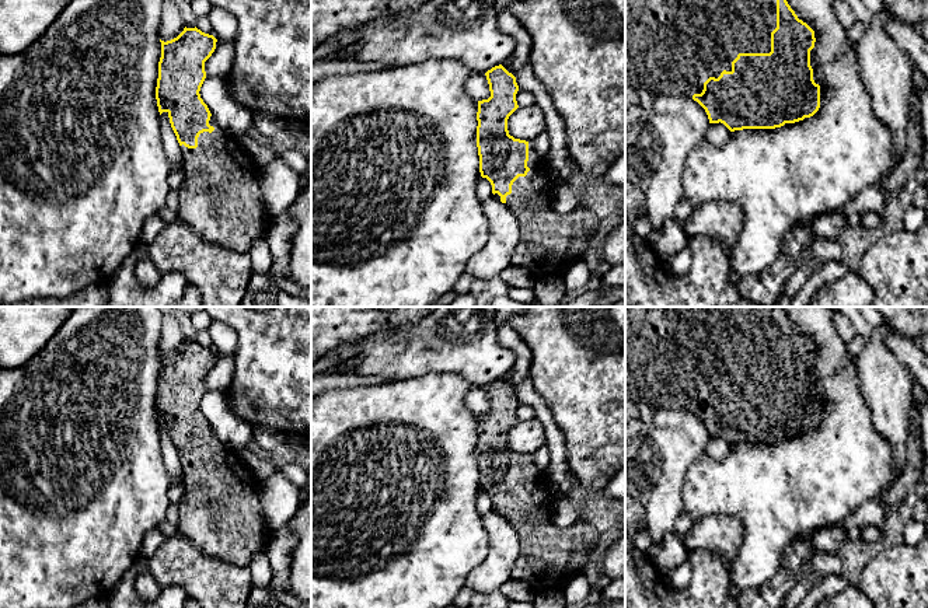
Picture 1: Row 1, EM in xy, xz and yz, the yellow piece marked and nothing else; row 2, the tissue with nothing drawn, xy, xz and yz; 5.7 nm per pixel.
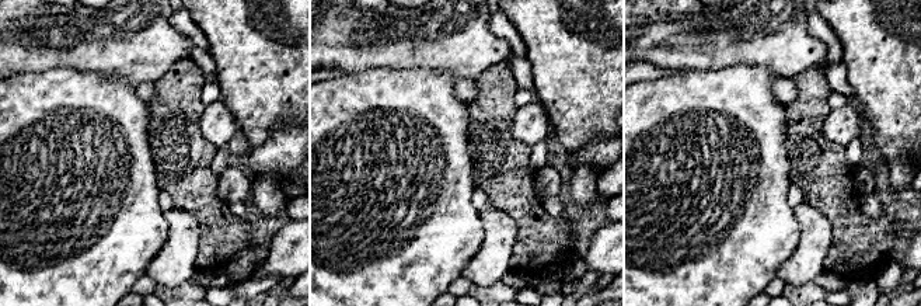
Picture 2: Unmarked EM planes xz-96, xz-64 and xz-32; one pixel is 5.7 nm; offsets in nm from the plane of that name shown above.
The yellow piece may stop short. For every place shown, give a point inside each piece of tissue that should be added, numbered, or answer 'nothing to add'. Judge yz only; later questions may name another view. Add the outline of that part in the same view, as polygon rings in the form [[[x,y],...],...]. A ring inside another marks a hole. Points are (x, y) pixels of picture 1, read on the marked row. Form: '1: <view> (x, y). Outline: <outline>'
1: yz (672, 46). Outline: [[[625,0],[625,81],[634,88],[645,88],[652,95],[701,94],[709,77],[718,78],[723,70],[732,71],[732,62],[739,53],[770,53],[771,32],[777,28],[777,0]]]

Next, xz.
1: xz (550, 243). Outline: [[[528,141],[527,167],[530,171],[513,182],[512,193],[506,196],[505,203],[517,217],[520,231],[512,265],[527,268],[535,279],[564,276],[572,263],[583,259],[589,240],[599,230],[597,217],[590,210],[559,214],[551,207],[550,196],[554,186],[547,177],[548,164],[535,153],[534,141]]]

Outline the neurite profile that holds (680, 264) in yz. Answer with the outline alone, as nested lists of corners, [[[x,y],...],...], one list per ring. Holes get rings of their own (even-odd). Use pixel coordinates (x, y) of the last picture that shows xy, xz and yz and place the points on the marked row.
[[[685,247],[674,256],[663,258],[663,265],[673,275],[685,275],[691,268],[691,247]]]

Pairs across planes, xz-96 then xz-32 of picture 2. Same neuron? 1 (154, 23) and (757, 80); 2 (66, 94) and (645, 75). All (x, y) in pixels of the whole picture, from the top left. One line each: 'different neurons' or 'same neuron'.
1: different neurons
2: different neurons

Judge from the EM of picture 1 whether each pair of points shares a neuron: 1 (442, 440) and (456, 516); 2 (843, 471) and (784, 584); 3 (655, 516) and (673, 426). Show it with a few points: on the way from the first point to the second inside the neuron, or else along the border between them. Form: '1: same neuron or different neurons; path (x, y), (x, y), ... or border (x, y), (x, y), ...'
1: same neuron; path (446, 458), (446, 498)
2: different neurons; border (798, 542), (784, 549), (781, 570)
3: same neuron; path (659, 493), (659, 478), (663, 474), (666, 448)

